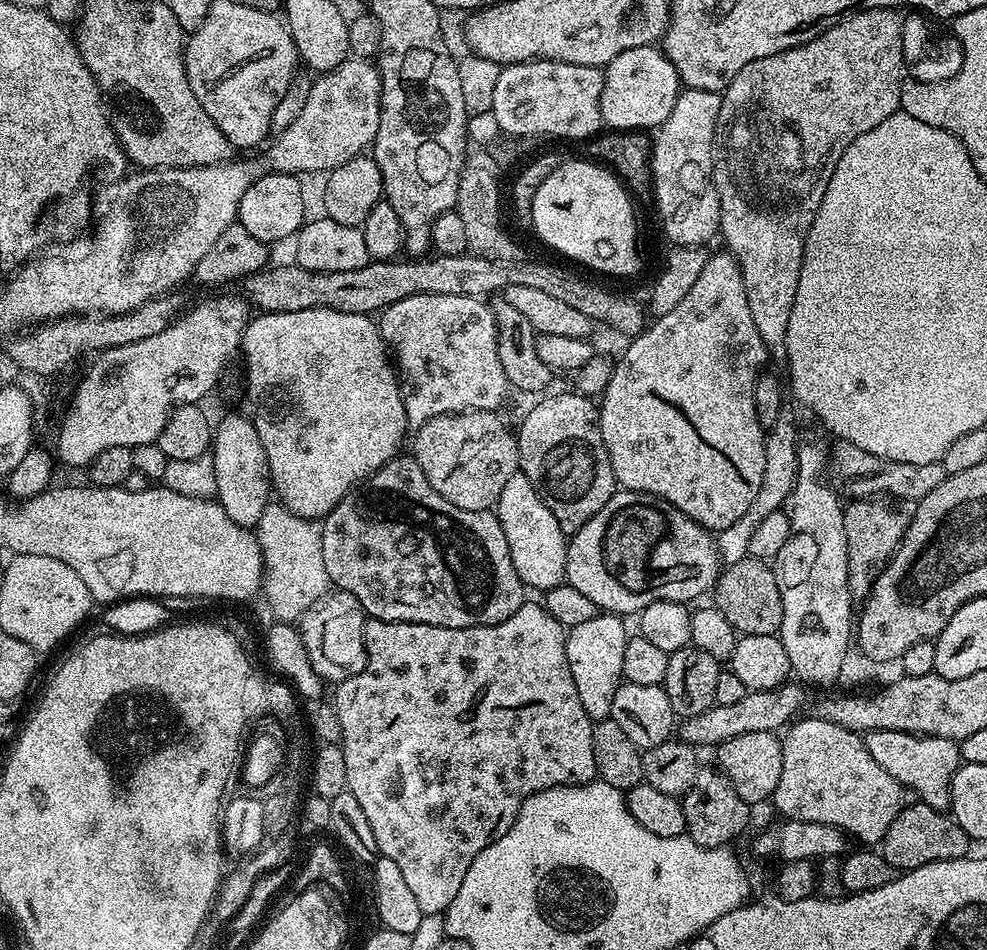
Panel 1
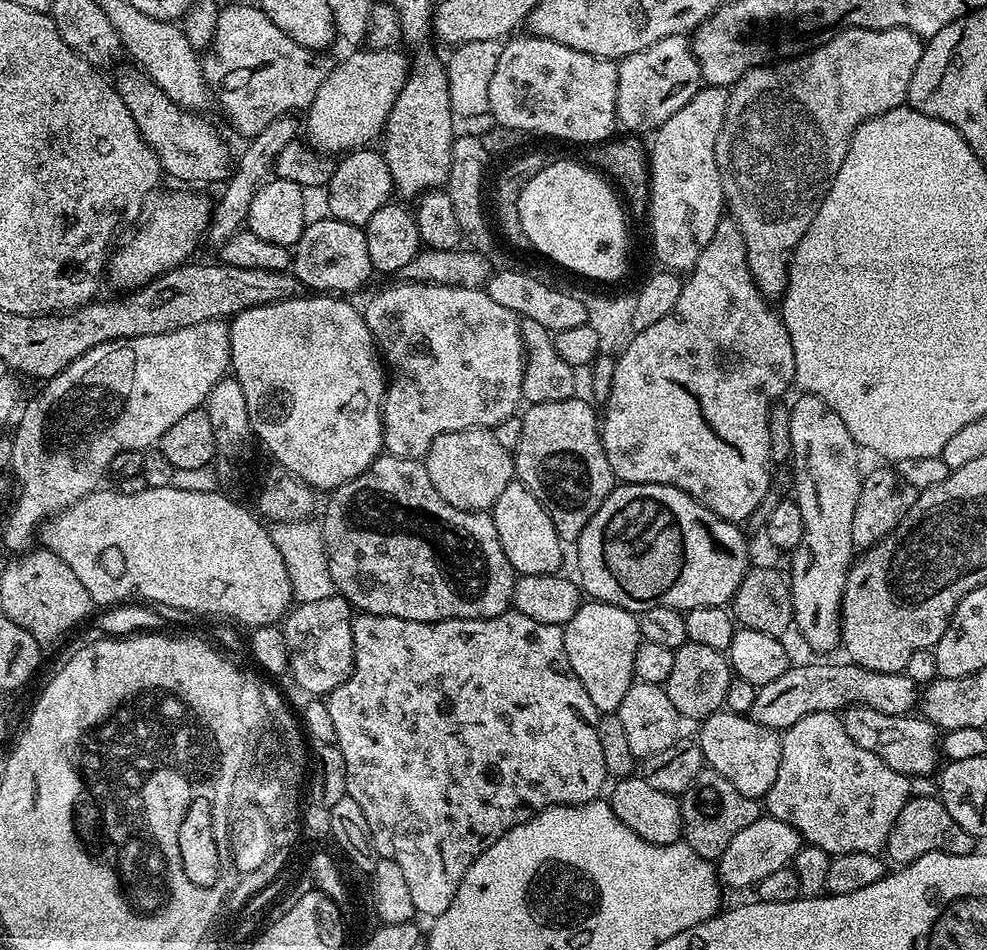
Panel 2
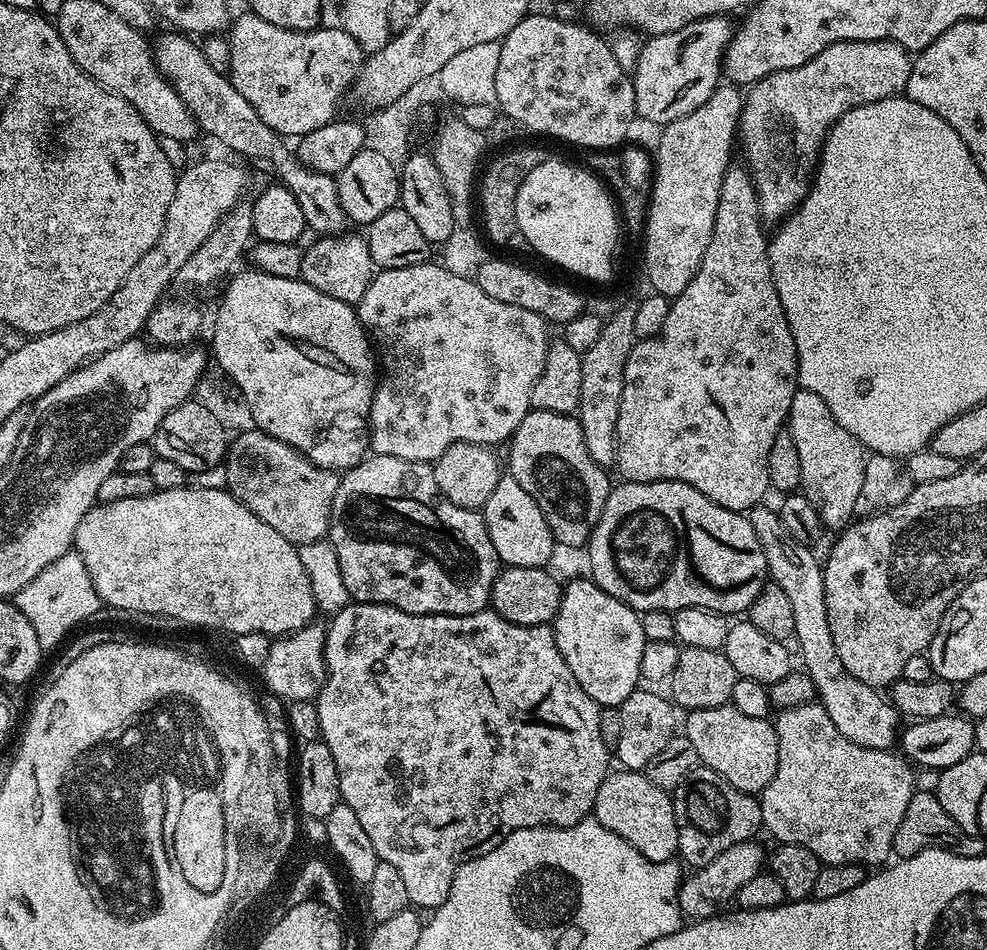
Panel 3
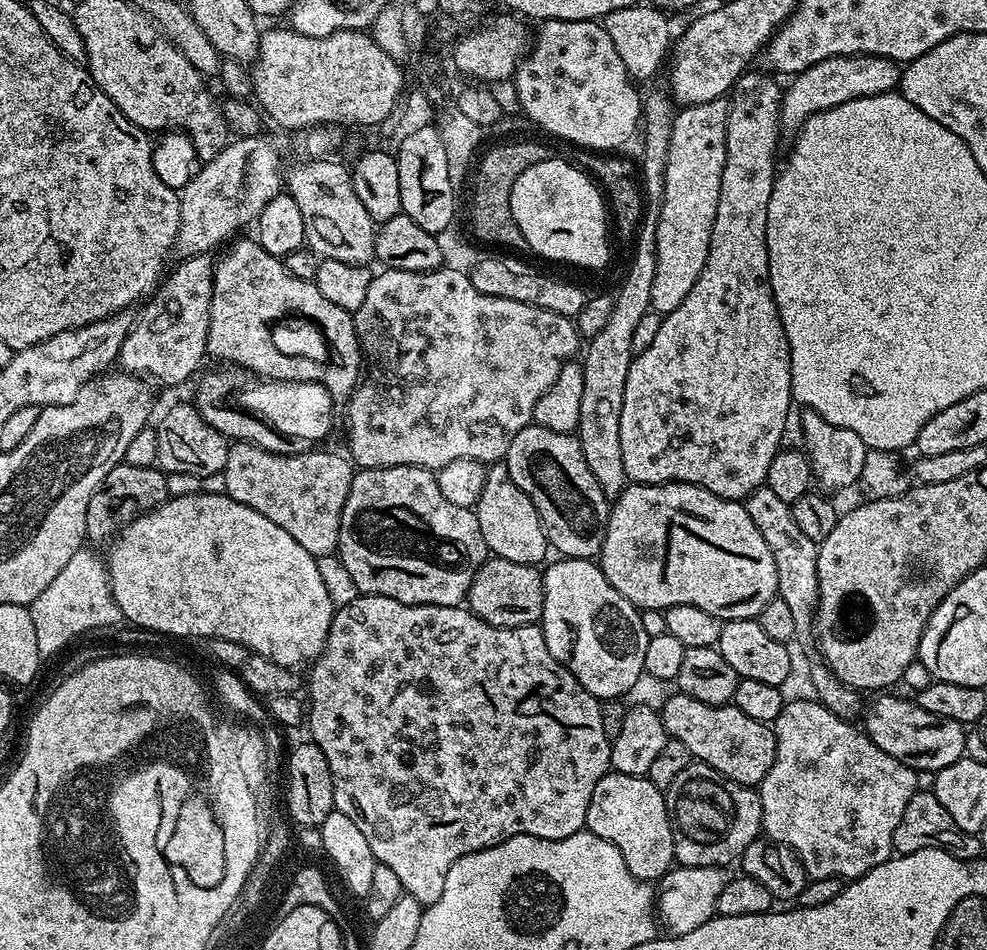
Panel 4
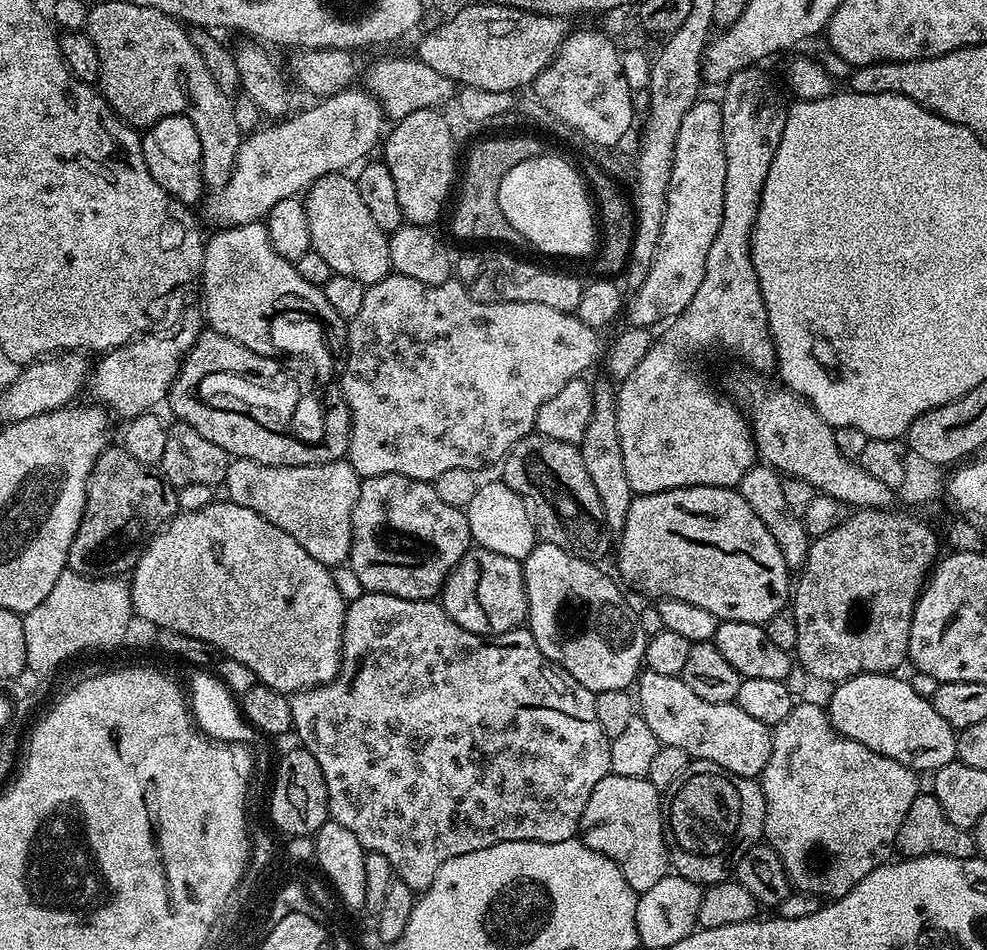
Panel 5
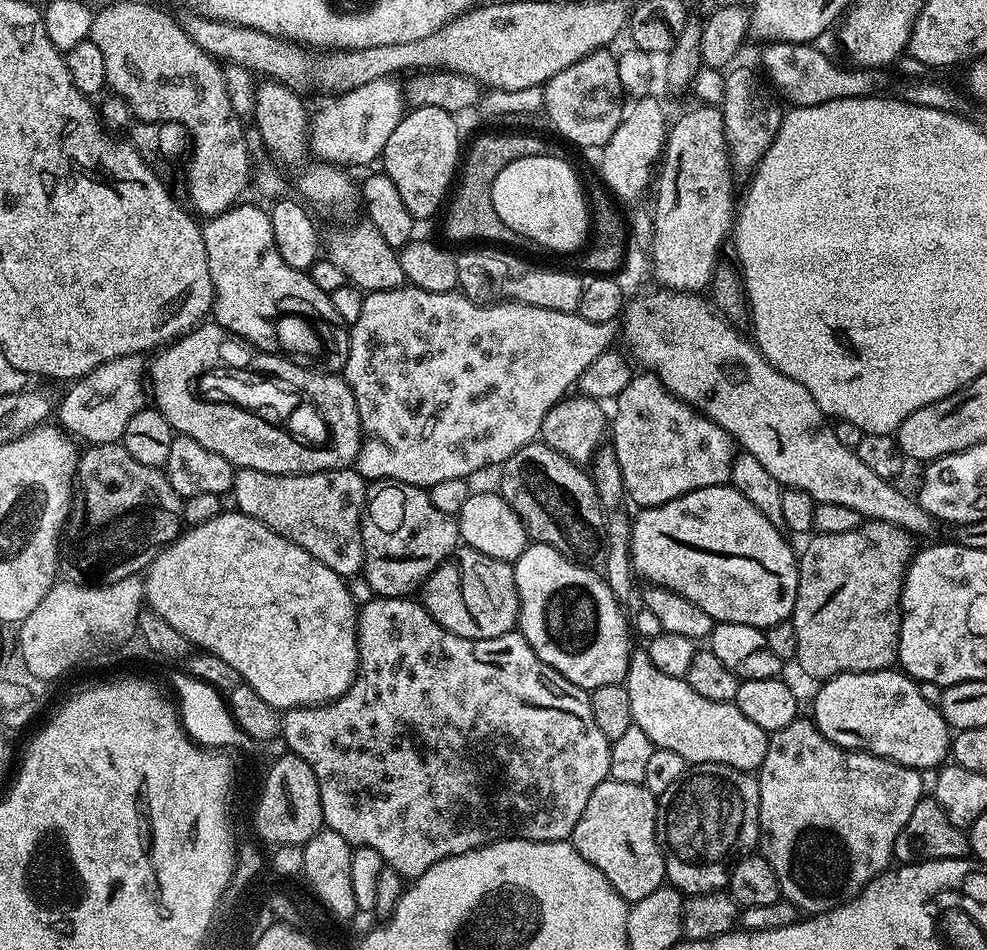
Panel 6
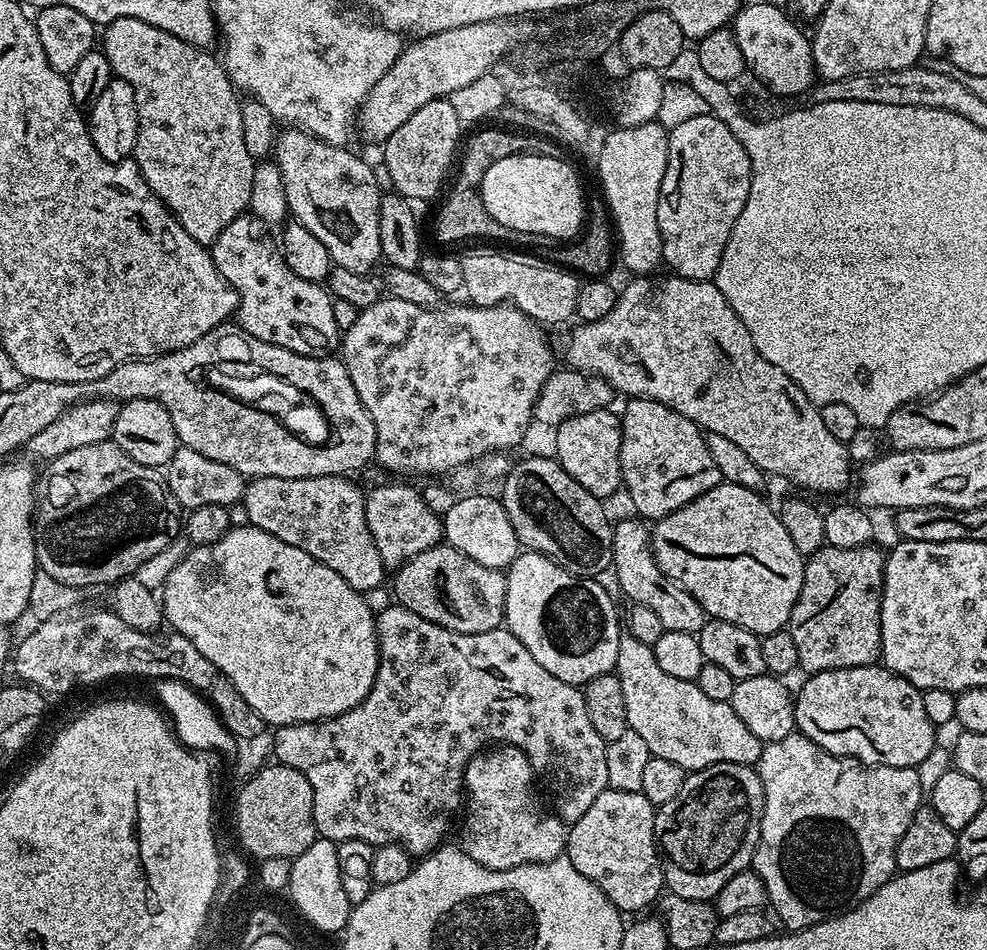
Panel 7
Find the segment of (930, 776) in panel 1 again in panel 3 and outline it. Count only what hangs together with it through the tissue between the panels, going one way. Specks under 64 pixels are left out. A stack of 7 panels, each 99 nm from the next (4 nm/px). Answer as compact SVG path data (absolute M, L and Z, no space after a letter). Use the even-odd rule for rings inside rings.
M794 612L794 616L800 616L800 620L794 620L794 640L800 643L803 671L814 682L819 703L823 704L826 714L830 714L834 726L838 726L843 736L858 742L860 746L891 749L897 743L902 717L885 697L884 700L880 697L883 695L877 689L854 678L854 674L842 666L842 658L838 658L838 650L830 634L828 612Z

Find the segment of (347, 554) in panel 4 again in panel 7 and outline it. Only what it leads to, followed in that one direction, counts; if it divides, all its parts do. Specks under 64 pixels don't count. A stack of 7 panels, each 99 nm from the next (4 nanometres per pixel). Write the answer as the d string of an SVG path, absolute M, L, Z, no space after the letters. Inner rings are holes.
M380 484L373 492L369 491L364 498L366 506L366 526L370 526L370 534L374 538L374 546L378 546L378 554L382 558L385 569L395 570L408 560L413 560L422 550L430 550L441 543L444 526L441 517L426 506L421 489L411 488L408 484Z

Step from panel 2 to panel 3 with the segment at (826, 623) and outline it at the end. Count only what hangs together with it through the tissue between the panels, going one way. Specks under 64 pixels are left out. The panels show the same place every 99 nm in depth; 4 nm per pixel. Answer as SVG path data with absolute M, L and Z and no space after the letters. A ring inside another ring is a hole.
M797 391L796 397L786 421L787 431L794 438L794 446L798 446L798 456L802 458L802 492L807 496L810 503L816 505L820 519L824 522L825 529L840 530L853 519L856 512L858 494L862 490L862 480L864 478L864 463L866 461L866 449L856 437L841 426L830 414L830 406L818 394Z

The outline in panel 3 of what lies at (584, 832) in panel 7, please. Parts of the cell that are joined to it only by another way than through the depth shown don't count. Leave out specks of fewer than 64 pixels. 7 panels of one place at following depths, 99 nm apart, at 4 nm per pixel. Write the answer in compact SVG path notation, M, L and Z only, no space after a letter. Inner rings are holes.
M612 770L605 776L591 810L594 819L606 826L618 838L630 842L642 858L650 862L666 862L679 853L678 822L674 814L671 795L665 789L654 786L643 771Z

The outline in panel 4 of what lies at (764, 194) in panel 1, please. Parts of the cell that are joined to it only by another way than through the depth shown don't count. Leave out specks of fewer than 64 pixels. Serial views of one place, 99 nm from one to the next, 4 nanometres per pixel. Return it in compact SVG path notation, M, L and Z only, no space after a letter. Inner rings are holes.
M835 56L826 58L826 62L818 62L804 72L791 77L792 84L783 89L780 101L780 123L785 129L799 130L812 116L837 108L851 100L863 96L881 96L883 92L891 92L899 85L902 68L897 61L885 56Z

